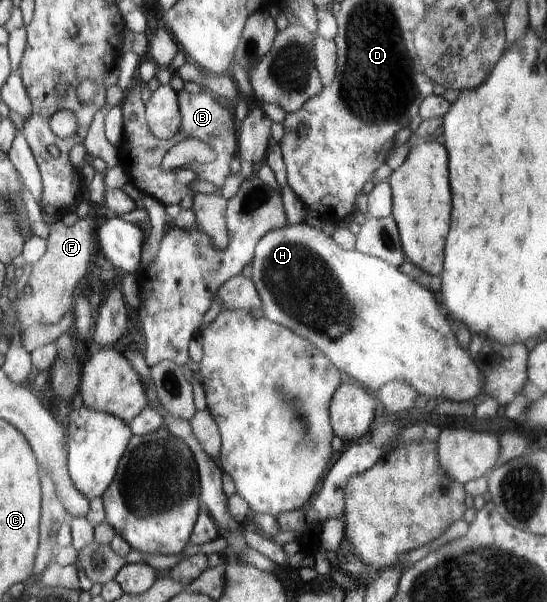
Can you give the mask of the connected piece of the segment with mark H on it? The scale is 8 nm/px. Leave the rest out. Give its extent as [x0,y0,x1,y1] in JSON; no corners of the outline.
[251,222,482,403]

